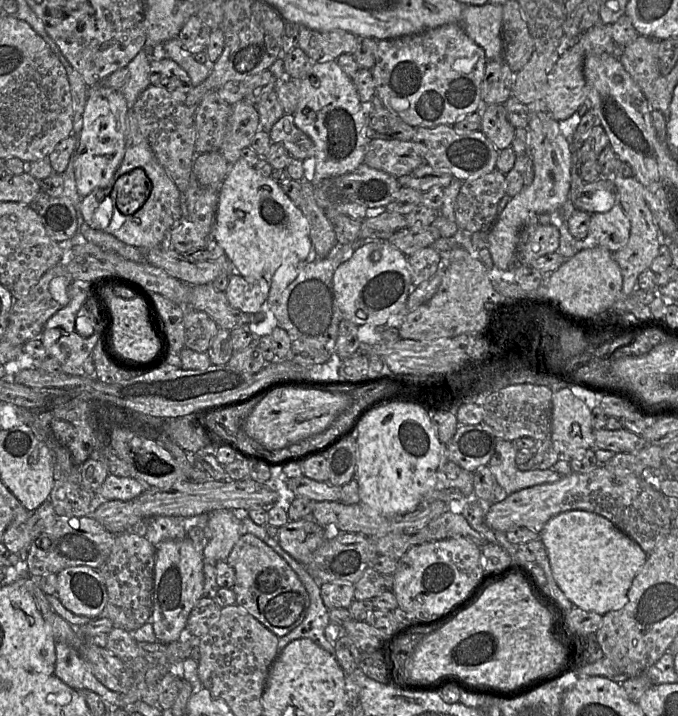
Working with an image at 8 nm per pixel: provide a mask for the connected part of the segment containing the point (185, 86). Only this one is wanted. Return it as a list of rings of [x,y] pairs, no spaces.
[[[151,59],[150,82],[152,85],[188,93],[193,84],[188,73],[171,59]]]

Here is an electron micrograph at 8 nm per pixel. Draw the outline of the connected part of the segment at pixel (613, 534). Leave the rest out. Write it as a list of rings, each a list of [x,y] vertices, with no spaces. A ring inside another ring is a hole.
[[[570,510],[552,517],[539,533],[554,579],[575,607],[605,615],[627,603],[632,582],[648,554],[611,521],[585,510]]]

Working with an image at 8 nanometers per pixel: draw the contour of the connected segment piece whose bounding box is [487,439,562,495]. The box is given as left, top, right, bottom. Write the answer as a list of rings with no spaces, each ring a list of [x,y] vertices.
[[[498,439],[487,467],[495,477],[502,493],[509,495],[536,485],[553,483],[562,475],[552,469],[520,471],[516,467],[517,449],[514,442]]]

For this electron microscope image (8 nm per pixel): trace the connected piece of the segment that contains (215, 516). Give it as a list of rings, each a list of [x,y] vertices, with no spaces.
[[[218,510],[209,514],[204,529],[205,545],[202,548],[204,596],[215,599],[220,588],[216,580],[215,565],[227,560],[233,546],[241,537],[241,529],[241,520],[232,510]]]

